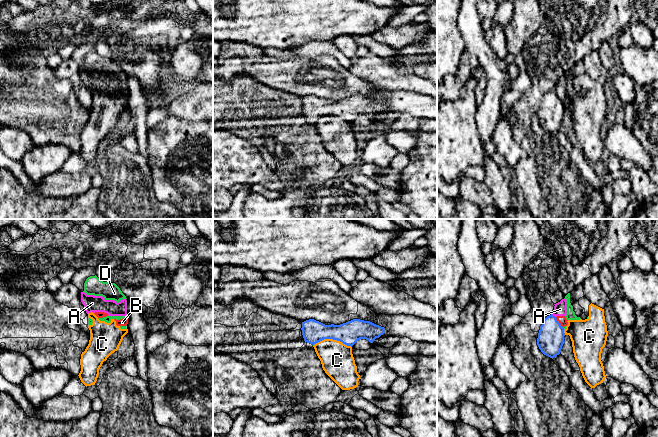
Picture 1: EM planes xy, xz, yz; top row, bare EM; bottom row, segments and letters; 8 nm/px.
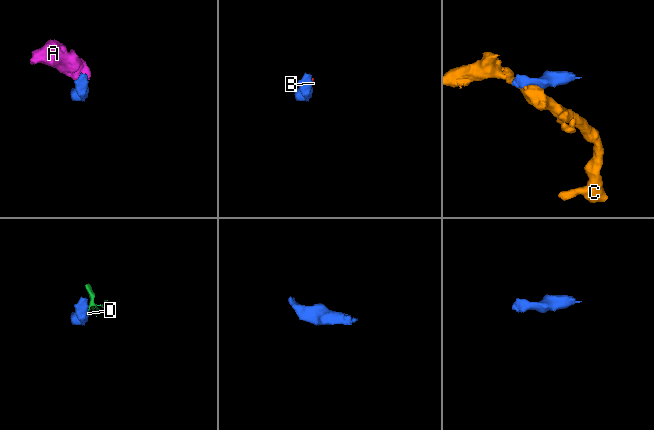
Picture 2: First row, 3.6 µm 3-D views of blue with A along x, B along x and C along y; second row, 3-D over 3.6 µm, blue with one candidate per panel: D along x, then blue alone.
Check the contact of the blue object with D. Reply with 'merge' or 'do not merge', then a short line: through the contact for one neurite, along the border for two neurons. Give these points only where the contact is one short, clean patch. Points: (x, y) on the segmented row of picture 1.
do not merge | yz (562, 327), (564, 329)

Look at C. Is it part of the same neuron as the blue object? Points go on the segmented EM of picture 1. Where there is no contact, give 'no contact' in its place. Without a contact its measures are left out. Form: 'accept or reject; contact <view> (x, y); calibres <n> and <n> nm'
reject; contact xz (333, 339); calibres 180 and 260 nm

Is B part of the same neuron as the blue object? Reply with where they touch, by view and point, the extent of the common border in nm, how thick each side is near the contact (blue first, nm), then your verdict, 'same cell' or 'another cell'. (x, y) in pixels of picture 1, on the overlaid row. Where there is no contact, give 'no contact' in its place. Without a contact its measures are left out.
meets blue in yz at (558, 322); contact 110 nm long; 220 nm thick on the blue side, 70 nm on the other; another cell

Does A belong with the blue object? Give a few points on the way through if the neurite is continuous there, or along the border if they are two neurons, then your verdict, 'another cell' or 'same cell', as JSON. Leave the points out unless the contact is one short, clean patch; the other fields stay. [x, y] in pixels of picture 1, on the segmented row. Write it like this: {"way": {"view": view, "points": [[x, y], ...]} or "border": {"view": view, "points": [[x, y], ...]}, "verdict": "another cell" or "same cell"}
{"border": {"view": "yz", "points": [[551, 314], [555, 317]]}, "verdict": "another cell"}

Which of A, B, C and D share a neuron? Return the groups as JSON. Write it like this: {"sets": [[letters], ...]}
{"sets": [["A", "B", "C", "D"]]}

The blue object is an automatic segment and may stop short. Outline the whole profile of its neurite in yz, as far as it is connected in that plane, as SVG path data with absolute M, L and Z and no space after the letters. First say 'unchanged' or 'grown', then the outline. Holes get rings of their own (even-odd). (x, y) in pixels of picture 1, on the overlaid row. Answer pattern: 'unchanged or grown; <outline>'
unchanged; M551 314L543 320L540 326L537 345L544 355L553 359L561 352L564 336L564 328Z

